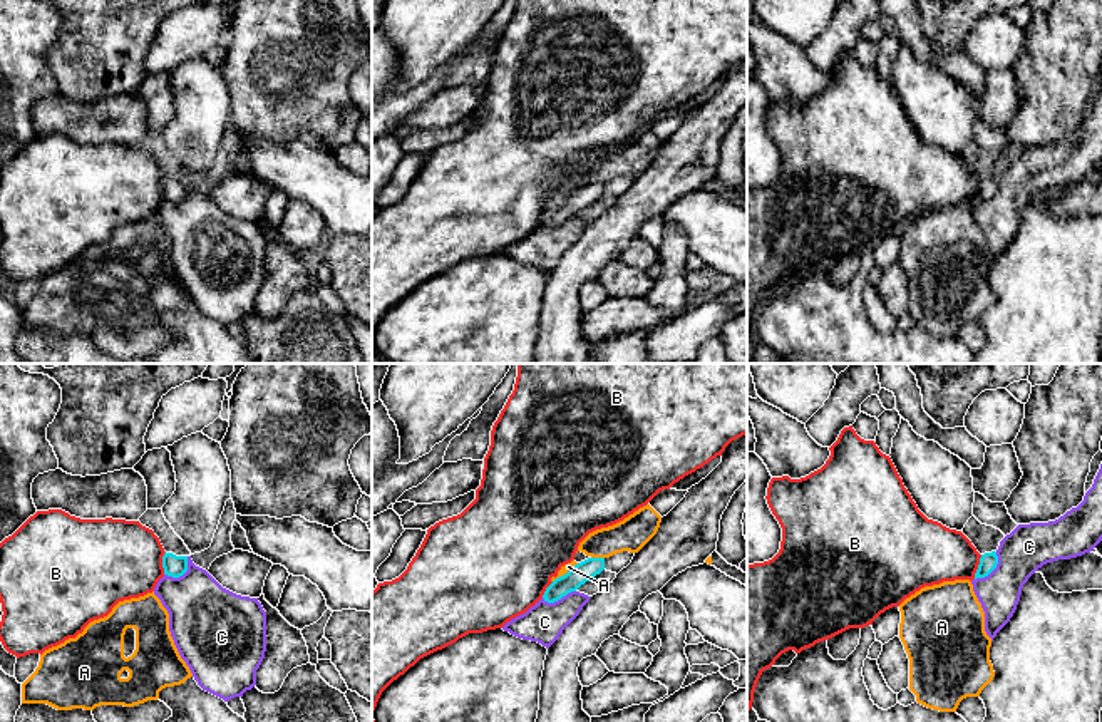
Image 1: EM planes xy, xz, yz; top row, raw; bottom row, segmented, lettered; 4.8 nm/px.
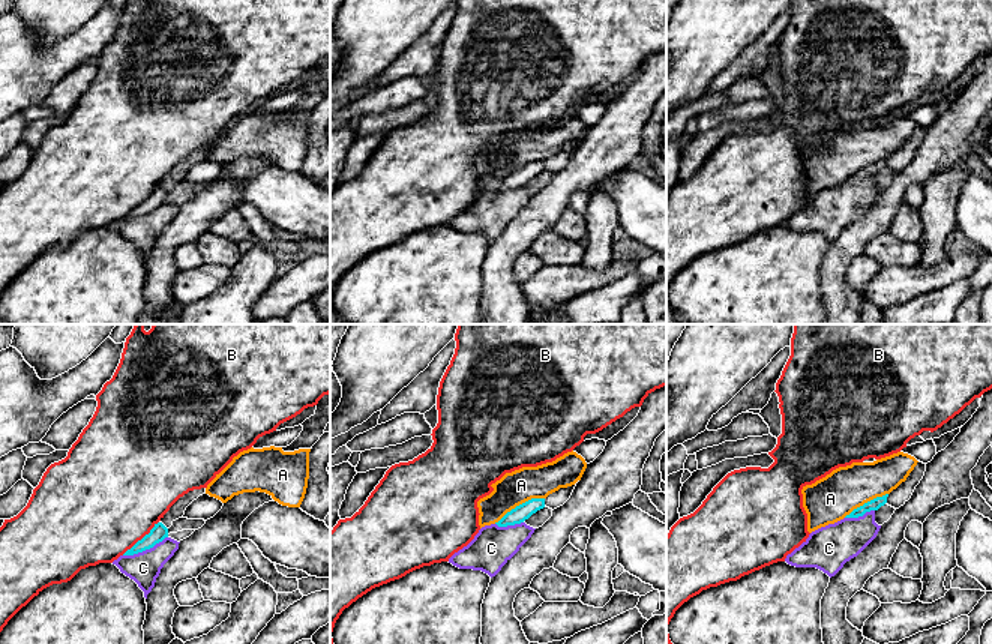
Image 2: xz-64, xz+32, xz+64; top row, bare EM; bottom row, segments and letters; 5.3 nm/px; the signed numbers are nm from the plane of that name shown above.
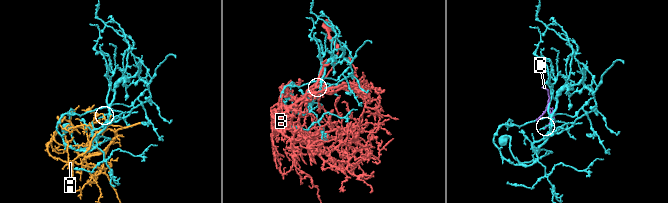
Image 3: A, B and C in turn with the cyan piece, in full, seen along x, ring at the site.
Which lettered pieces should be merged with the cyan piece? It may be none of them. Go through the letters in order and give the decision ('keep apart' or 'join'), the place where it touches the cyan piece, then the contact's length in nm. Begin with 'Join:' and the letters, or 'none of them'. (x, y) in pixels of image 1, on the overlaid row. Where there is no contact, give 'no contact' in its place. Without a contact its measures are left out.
Join: none of them
A: keep apart; contact xz (598, 558); length 60 nm
B: keep apart; contact yz (978, 567); length 130 nm
C: keep apart; contact xy (181, 575); length 150 nm

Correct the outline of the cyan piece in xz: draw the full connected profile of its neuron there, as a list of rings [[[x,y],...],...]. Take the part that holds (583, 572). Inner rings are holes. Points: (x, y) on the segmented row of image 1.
[[[588,558],[574,565],[566,575],[556,578],[544,591],[543,598],[548,603],[554,603],[571,591],[576,591],[581,585],[595,578],[605,570],[605,558]]]

